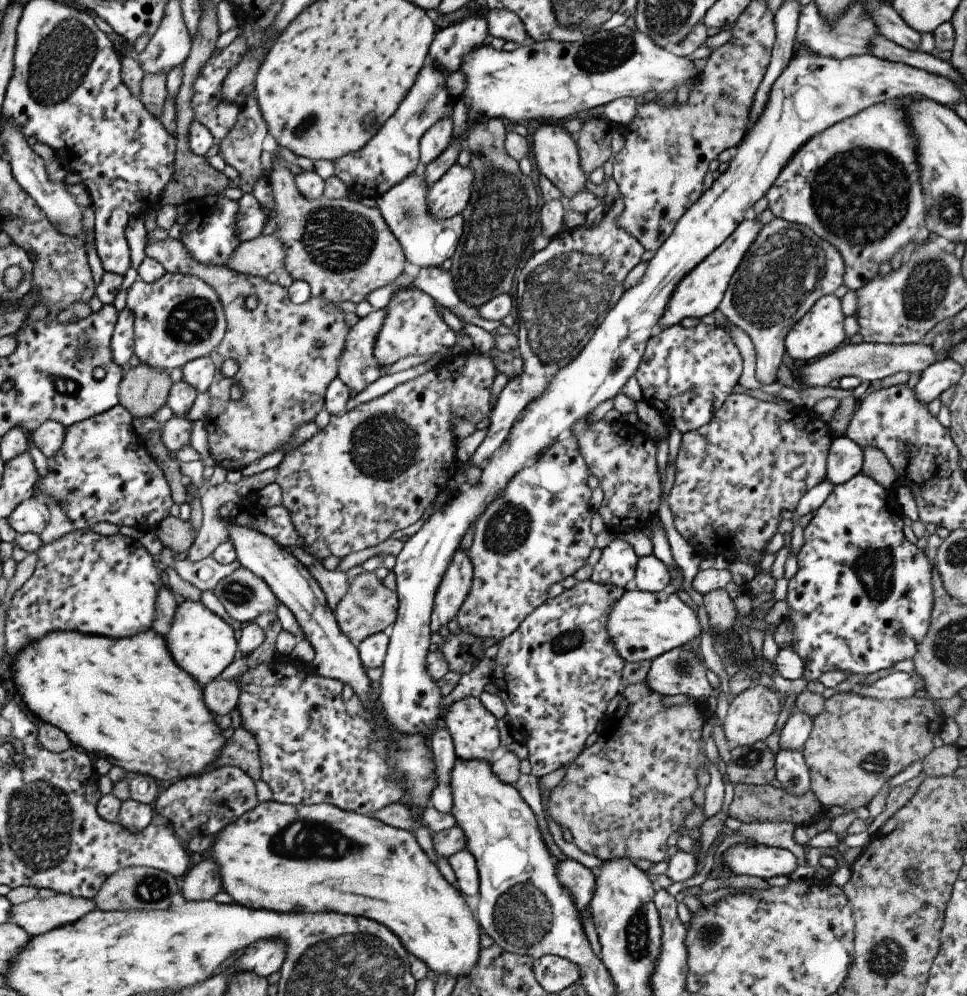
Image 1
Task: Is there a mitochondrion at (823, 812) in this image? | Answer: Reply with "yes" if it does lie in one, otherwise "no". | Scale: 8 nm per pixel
no

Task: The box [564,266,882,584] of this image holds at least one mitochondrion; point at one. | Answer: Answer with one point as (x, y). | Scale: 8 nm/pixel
(616, 365)

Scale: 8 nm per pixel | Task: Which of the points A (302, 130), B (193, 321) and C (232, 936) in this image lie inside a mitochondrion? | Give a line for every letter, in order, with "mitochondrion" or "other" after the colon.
A: mitochondrion
B: mitochondrion
C: other

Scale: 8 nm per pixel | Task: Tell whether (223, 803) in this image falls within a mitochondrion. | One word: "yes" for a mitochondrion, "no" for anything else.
no

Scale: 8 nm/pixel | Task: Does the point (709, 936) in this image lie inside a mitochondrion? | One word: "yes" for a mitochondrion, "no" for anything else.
yes

